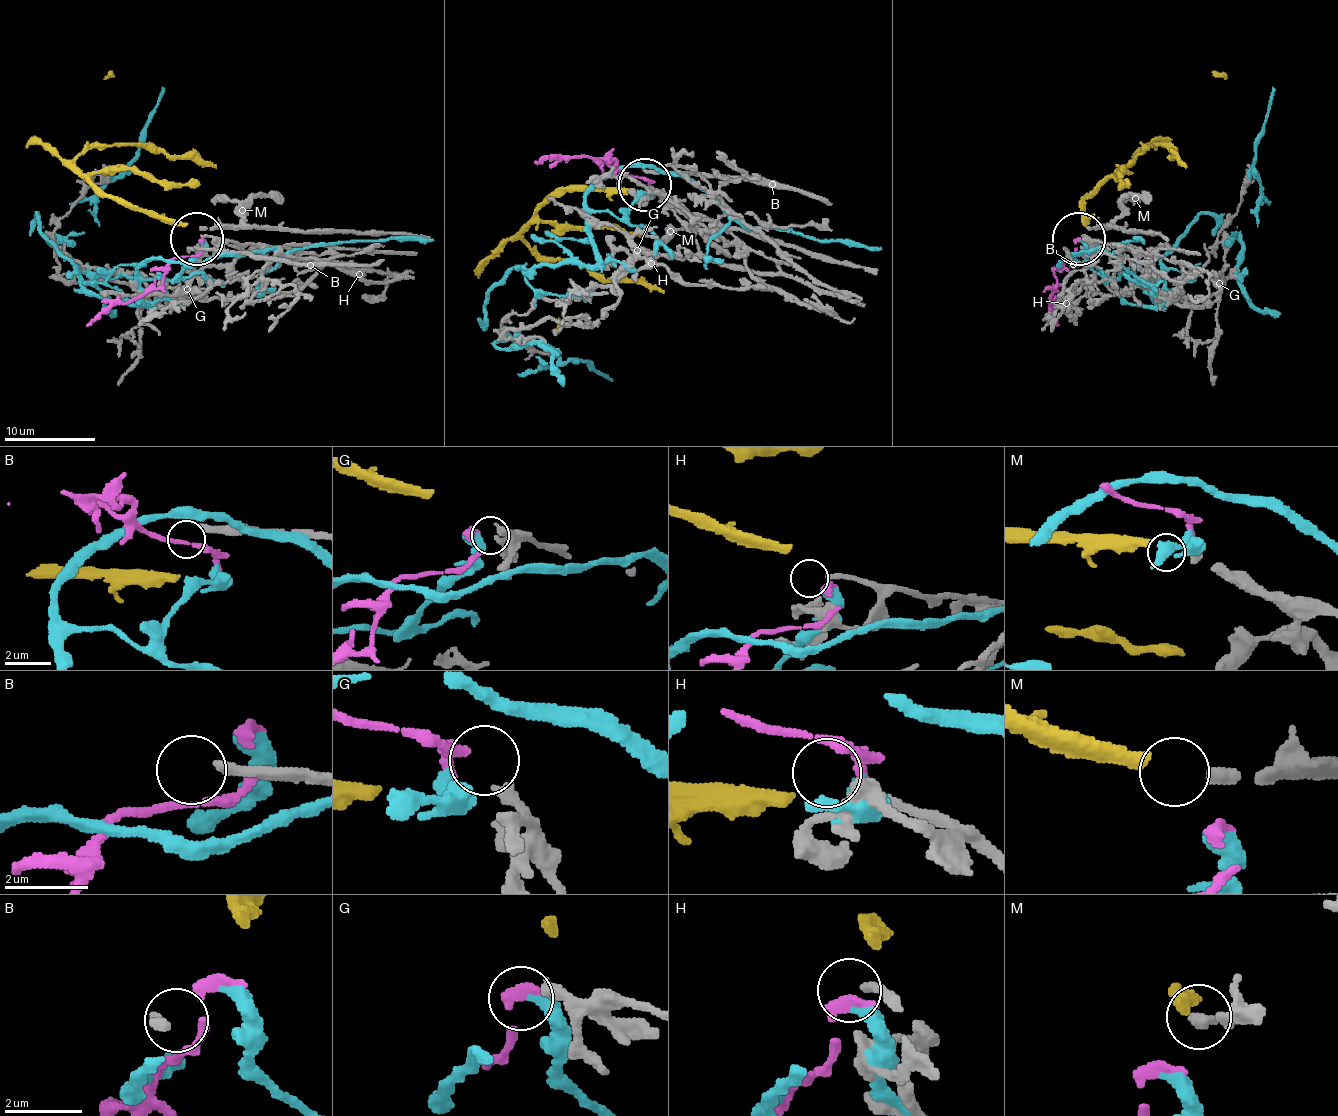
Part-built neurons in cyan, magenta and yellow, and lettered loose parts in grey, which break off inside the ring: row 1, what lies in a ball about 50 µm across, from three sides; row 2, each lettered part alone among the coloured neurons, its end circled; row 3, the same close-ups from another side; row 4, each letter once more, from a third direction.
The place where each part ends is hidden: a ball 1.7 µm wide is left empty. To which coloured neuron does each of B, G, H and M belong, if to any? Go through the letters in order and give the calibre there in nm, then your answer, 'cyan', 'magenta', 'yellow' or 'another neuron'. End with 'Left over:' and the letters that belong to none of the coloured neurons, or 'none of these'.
B: 280 nm | another neuron
G: 280 nm | magenta
H: 240 nm | another neuron
M: 320 nm | yellow
Left over: B, H

